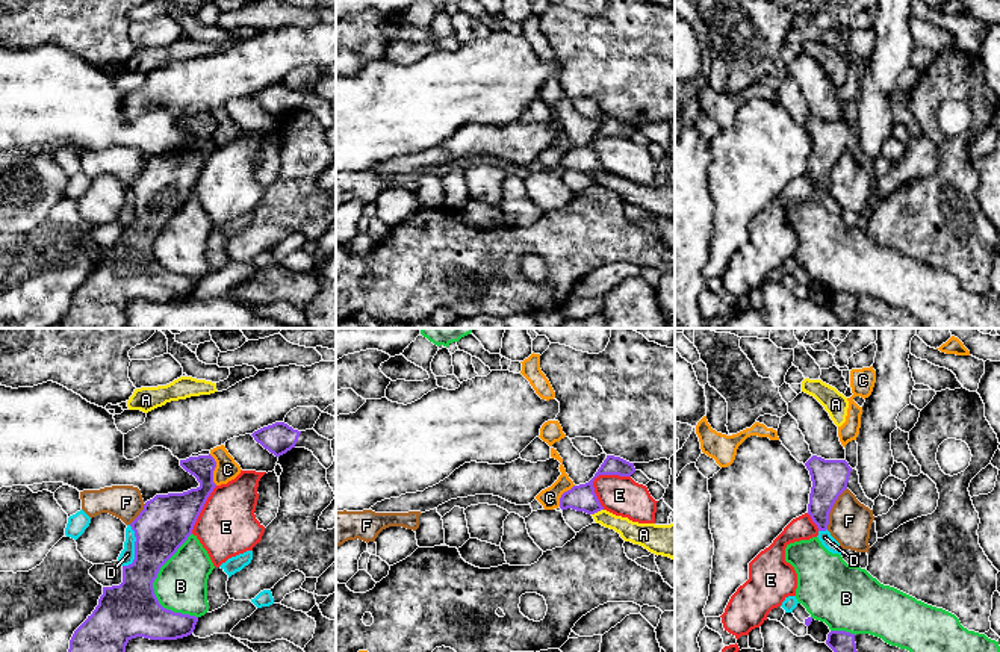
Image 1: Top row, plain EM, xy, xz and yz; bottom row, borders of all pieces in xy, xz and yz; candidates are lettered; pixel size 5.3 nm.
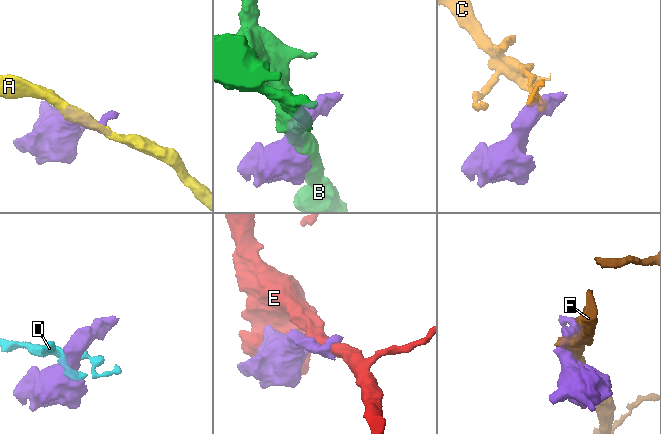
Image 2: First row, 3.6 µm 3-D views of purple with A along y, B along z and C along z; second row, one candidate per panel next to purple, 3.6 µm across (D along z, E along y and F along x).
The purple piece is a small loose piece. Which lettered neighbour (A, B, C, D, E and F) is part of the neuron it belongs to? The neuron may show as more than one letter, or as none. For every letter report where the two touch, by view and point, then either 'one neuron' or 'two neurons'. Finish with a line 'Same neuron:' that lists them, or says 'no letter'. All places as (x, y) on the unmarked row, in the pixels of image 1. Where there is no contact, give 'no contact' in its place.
A: contact xz (596, 173); two neurons
B: contact xy (152, 248); two neurons
C: contact xy (214, 130); two neurons
D: contact xy (135, 209); two neurons
E: contact xz (598, 136); two neurons
F: contact yz (831, 170); two neurons
Same neuron: no letter

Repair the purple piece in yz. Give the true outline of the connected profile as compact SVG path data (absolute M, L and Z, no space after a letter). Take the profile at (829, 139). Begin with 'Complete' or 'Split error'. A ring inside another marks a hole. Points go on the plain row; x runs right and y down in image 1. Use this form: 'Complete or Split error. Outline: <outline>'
Split error. Outline: M790 74L781 79L778 98L791 116L809 132L812 148L808 175L818 192L826 192L829 174L838 157L847 150L852 129L846 121L825 121L812 116L797 82Z

